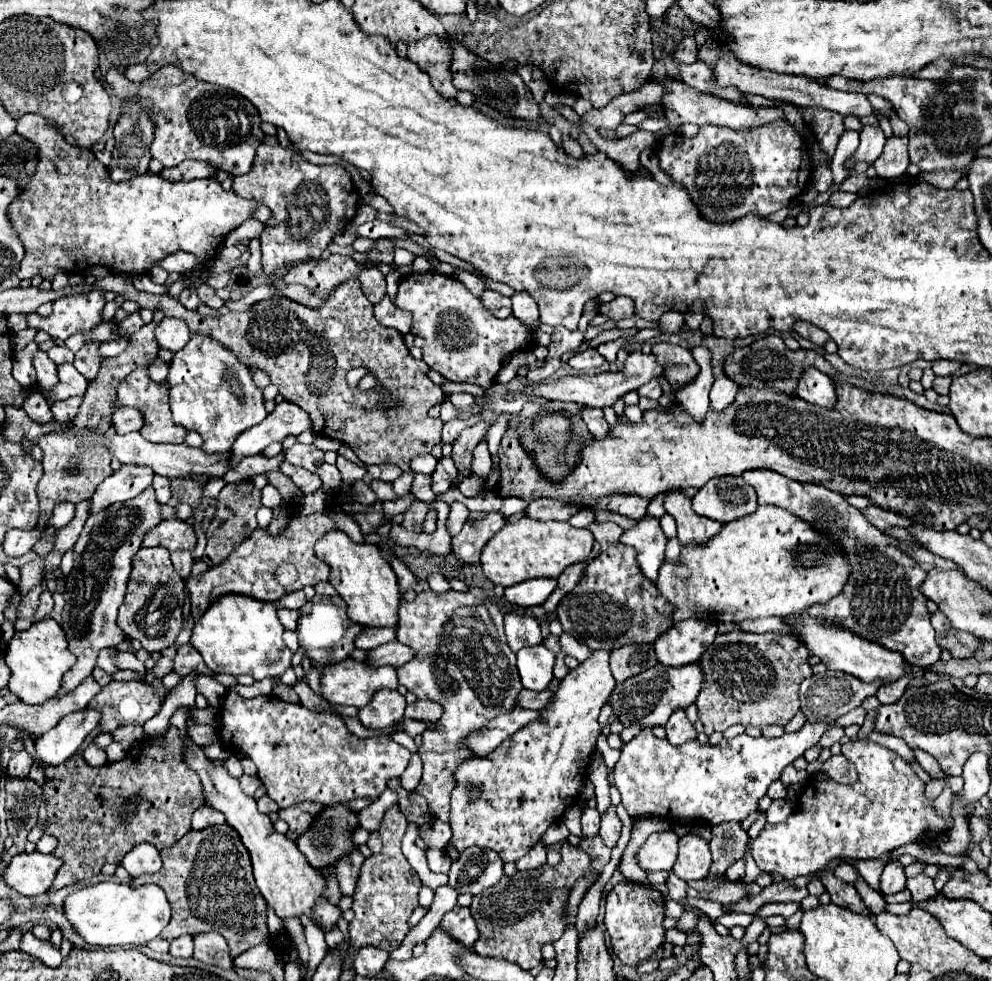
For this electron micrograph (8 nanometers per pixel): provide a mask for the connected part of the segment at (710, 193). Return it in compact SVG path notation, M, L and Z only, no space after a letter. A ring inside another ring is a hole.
M776 120L772 124L764 124L760 128L750 128L744 132L710 124L710 126L702 126L694 138L670 134L666 136L664 142L658 144L658 156L660 156L662 170L672 180L682 182L688 188L700 212L708 220L720 220L720 222L738 220L740 216L746 216L748 212L768 216L788 206L796 196L800 196L804 188L810 184L810 176L812 176L810 156L806 152L804 140L802 136L796 134L796 130L786 120Z

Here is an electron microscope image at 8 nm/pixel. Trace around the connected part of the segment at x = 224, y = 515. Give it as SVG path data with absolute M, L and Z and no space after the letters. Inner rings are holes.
M242 480L238 484L226 484L222 488L220 502L222 502L222 506L218 506L218 510L214 514L214 520L206 530L208 544L206 544L206 552L202 556L204 564L210 566L210 568L222 564L228 558L228 554L232 550L236 550L258 528L256 512L260 508L260 490L256 490L252 486L252 482L248 482L248 480ZM230 490L234 490L234 494L230 494Z

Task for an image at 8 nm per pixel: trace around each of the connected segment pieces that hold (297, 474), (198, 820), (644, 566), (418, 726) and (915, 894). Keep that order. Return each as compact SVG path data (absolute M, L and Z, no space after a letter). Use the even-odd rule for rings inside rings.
M283 461L282 464L280 464L280 470L282 470L286 476L290 476L294 484L303 494L315 492L322 486L322 481L318 475L304 468L288 464L288 461Z
M200 806L200 810L194 812L192 816L192 830L188 836L180 838L172 848L162 850L162 870L156 874L142 874L132 880L132 886L142 886L142 884L158 884L168 896L168 902L172 906L172 920L160 934L166 940L174 940L182 934L198 934L198 932L220 932L230 946L230 954L236 958L242 952L250 950L252 946L258 946L262 942L274 942L276 938L270 936L266 928L266 904L264 898L260 896L260 890L256 888L254 874L252 874L252 862L250 862L250 852L244 848L240 834L228 824L224 824L226 818L222 812L212 810L210 806Z
M642 518L632 530L626 530L620 536L620 542L636 548L638 552L636 560L642 574L650 582L656 582L658 570L664 562L664 546L666 546L666 536L660 528L660 522L656 518Z
M402 720L402 730L408 734L408 736L416 736L416 734L422 734L424 728L428 728L428 722L414 722L414 720Z
M924 874L908 878L906 888L912 892L912 904L920 904L920 902L926 902L938 896L938 890L934 888L934 880Z

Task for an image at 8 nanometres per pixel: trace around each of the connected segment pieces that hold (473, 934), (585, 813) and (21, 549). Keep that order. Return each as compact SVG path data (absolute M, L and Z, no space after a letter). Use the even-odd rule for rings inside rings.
M456 906L452 908L444 918L442 918L442 928L446 932L450 932L452 936L456 936L462 944L466 944L468 948L472 948L472 944L478 938L478 928L474 924L474 918L470 914L470 908L464 906Z
M584 808L582 810L582 830L584 830L584 836L590 838L590 836L598 834L598 828L600 828L600 814L598 814L598 810Z
M38 528L36 530L12 530L4 538L2 548L8 556L22 556L22 554L30 552L34 548L34 544L40 540L42 540L42 532Z

